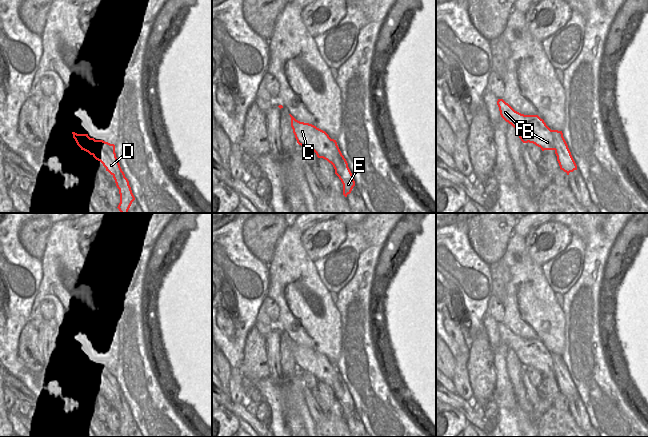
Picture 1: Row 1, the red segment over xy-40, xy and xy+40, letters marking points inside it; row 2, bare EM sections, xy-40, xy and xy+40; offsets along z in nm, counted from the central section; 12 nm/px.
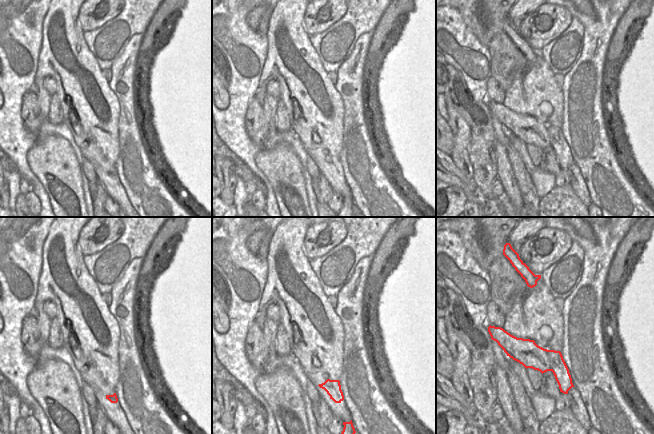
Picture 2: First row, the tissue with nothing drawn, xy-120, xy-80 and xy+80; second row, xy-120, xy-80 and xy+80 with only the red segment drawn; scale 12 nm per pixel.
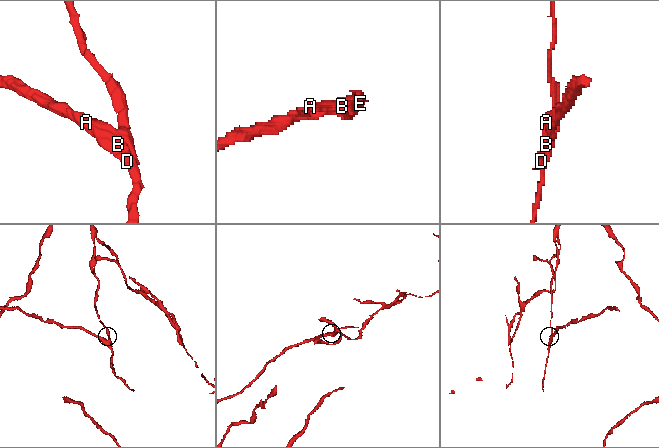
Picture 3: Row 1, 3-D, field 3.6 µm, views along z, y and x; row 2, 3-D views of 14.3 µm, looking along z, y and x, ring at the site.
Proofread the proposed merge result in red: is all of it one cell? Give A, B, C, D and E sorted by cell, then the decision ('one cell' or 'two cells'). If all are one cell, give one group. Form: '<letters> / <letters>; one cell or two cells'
A B C D / E; two cells

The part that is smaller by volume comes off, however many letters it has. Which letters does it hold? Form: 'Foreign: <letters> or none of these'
Foreign: A, B, C, D

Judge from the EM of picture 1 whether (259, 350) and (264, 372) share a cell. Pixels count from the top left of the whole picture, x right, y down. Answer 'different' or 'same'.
same

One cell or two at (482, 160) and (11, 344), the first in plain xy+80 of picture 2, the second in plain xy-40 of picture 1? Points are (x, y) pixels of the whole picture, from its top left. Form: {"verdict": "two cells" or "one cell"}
{"verdict": "two cells"}

